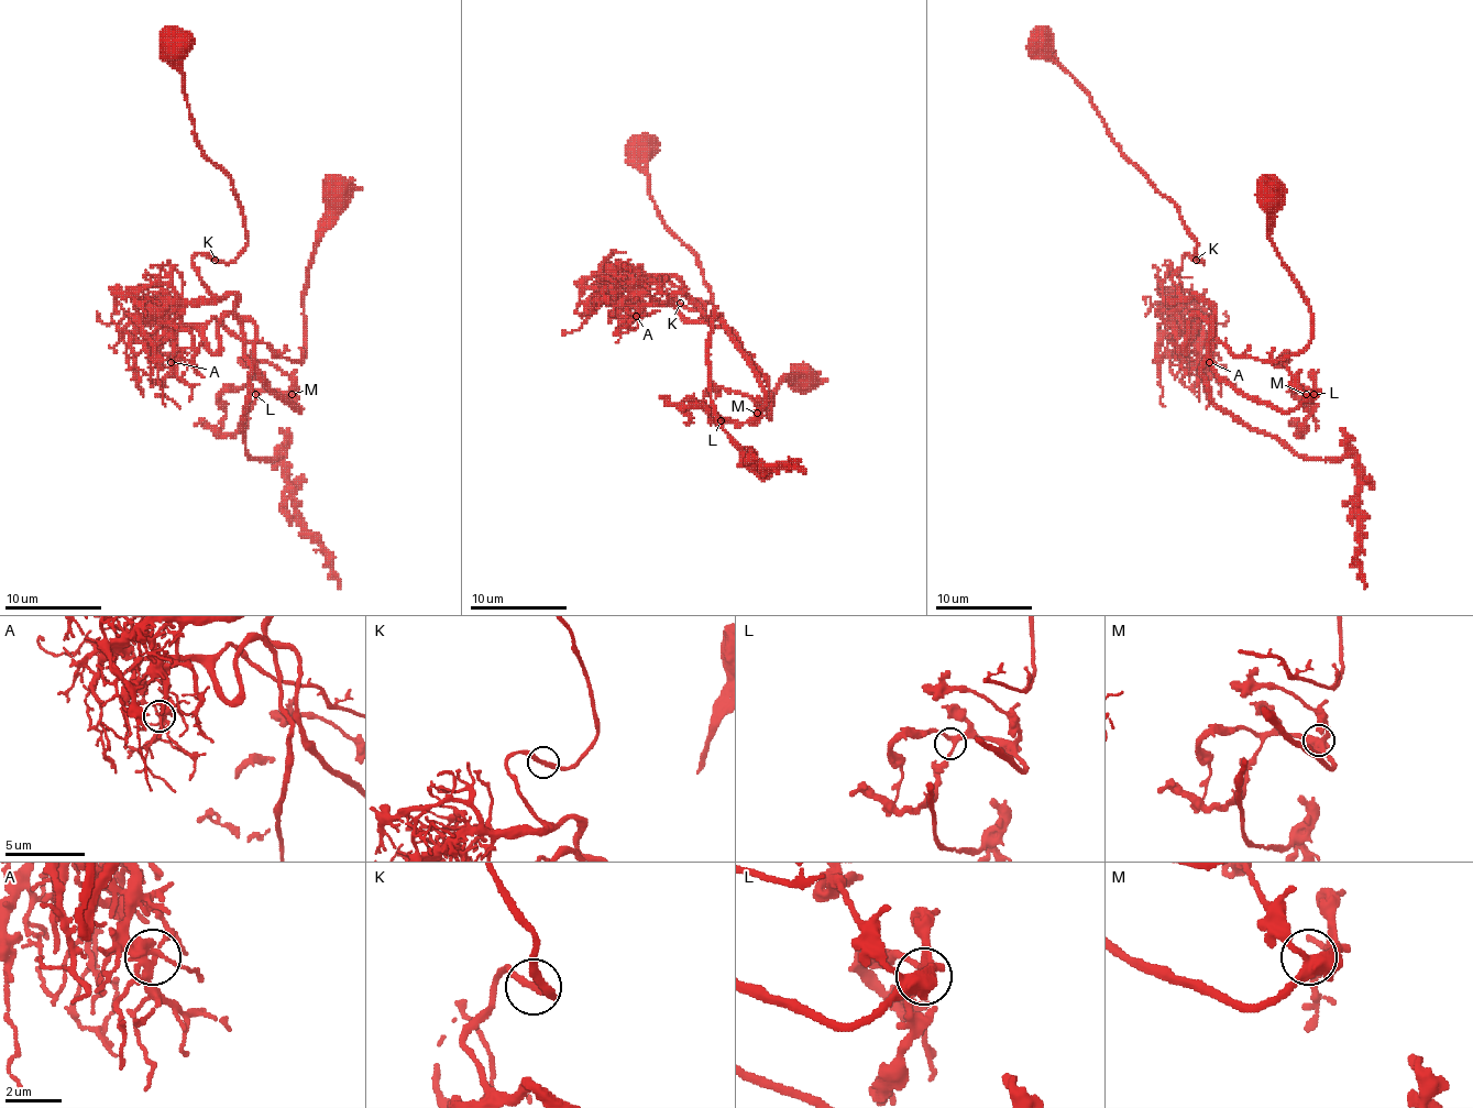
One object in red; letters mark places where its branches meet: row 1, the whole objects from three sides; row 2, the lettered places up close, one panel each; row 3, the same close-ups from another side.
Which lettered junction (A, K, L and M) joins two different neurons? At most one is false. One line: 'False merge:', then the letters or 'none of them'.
False merge: A

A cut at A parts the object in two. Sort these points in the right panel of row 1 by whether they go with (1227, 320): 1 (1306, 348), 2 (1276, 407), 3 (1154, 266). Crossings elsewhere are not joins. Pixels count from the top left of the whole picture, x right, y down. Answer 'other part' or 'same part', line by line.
1: other part
2: same part
3: same part

